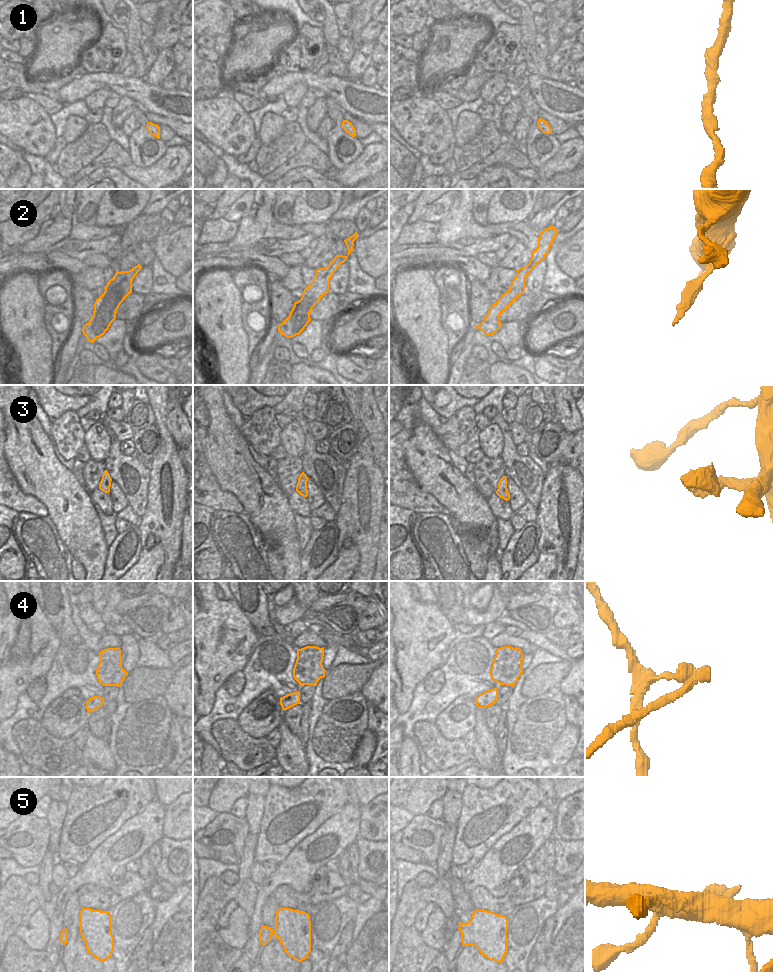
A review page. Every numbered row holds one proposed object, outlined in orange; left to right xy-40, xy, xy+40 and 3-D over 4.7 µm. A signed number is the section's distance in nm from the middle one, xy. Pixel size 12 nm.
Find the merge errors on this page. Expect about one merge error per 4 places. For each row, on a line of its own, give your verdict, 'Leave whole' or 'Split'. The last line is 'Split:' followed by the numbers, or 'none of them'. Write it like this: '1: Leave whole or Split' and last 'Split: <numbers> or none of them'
1: Leave whole
2: Leave whole
3: Leave whole
4: Split
5: Leave whole
Split: 4.

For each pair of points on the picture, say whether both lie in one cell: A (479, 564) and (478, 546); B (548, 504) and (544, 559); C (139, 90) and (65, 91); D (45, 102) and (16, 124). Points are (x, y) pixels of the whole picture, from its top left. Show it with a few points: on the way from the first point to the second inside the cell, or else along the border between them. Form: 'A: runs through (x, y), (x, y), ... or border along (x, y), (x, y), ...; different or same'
A: runs through (478, 560), (478, 550); same
B: border along (540, 551), (547, 549), (553, 551), (556, 570); different
C: runs through (121, 88), (103, 80), (92, 80), (83, 86); same
D: border along (27, 95), (35, 100), (49, 115); different

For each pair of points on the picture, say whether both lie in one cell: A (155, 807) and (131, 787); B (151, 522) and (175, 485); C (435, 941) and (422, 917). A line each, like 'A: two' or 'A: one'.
A: two
B: one
C: two

